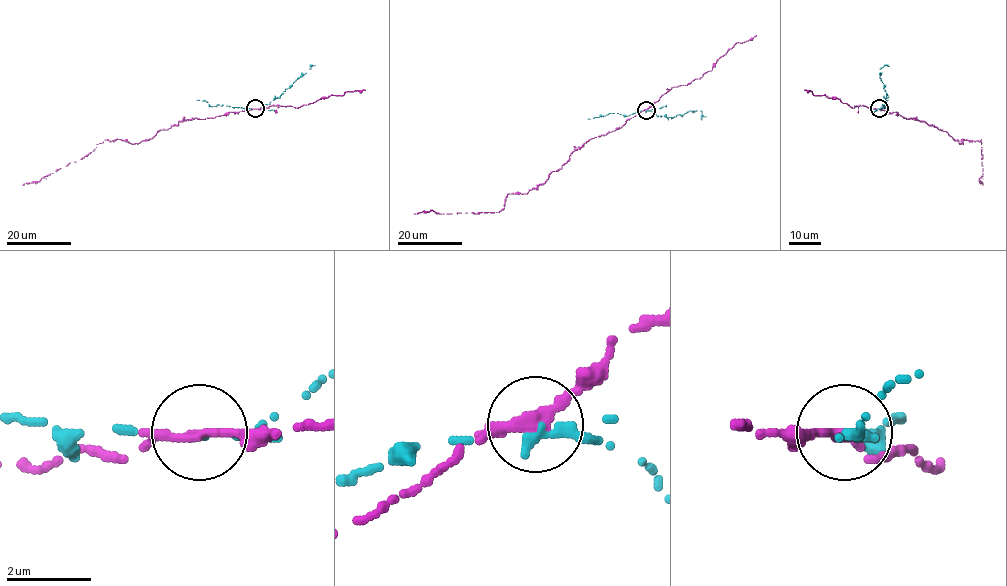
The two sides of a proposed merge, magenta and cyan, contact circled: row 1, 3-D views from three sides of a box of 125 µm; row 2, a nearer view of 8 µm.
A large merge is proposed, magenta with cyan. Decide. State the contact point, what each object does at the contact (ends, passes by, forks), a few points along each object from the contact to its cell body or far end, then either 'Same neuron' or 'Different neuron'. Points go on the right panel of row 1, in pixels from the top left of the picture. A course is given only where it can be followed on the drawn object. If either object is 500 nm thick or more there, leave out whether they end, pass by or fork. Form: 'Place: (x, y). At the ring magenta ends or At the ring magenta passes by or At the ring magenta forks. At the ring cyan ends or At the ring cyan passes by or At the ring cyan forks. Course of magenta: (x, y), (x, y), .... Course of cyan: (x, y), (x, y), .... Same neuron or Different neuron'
Place: (879, 108). At the ring magenta passes by. At the ring cyan ends. Course of magenta: (879, 109), (933, 125), (962, 144), (962, 139), (981, 139), (983, 175), (979, 180), (983, 185). Course of cyan: (879, 109), (886, 98), (880, 68), (888, 66). Different neuron

